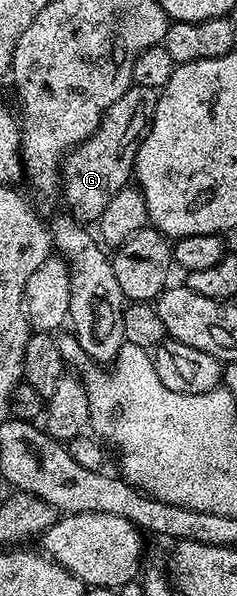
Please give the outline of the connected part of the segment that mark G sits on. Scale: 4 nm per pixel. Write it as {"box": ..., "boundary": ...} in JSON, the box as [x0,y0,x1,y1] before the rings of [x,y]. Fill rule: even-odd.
{"box":[61,84,159,222],"boundary":[[[132,84],[113,106],[103,115],[103,123],[99,125],[98,130],[88,138],[82,140],[77,148],[72,148],[66,153],[65,159],[61,165],[61,193],[67,199],[70,215],[74,216],[80,222],[97,222],[101,214],[105,214],[105,206],[109,206],[109,198],[117,194],[117,190],[128,187],[135,171],[135,155],[139,149],[139,144],[147,134],[147,129],[151,127],[151,120],[155,117],[157,102],[159,101],[159,92],[149,86],[137,86]]]}

